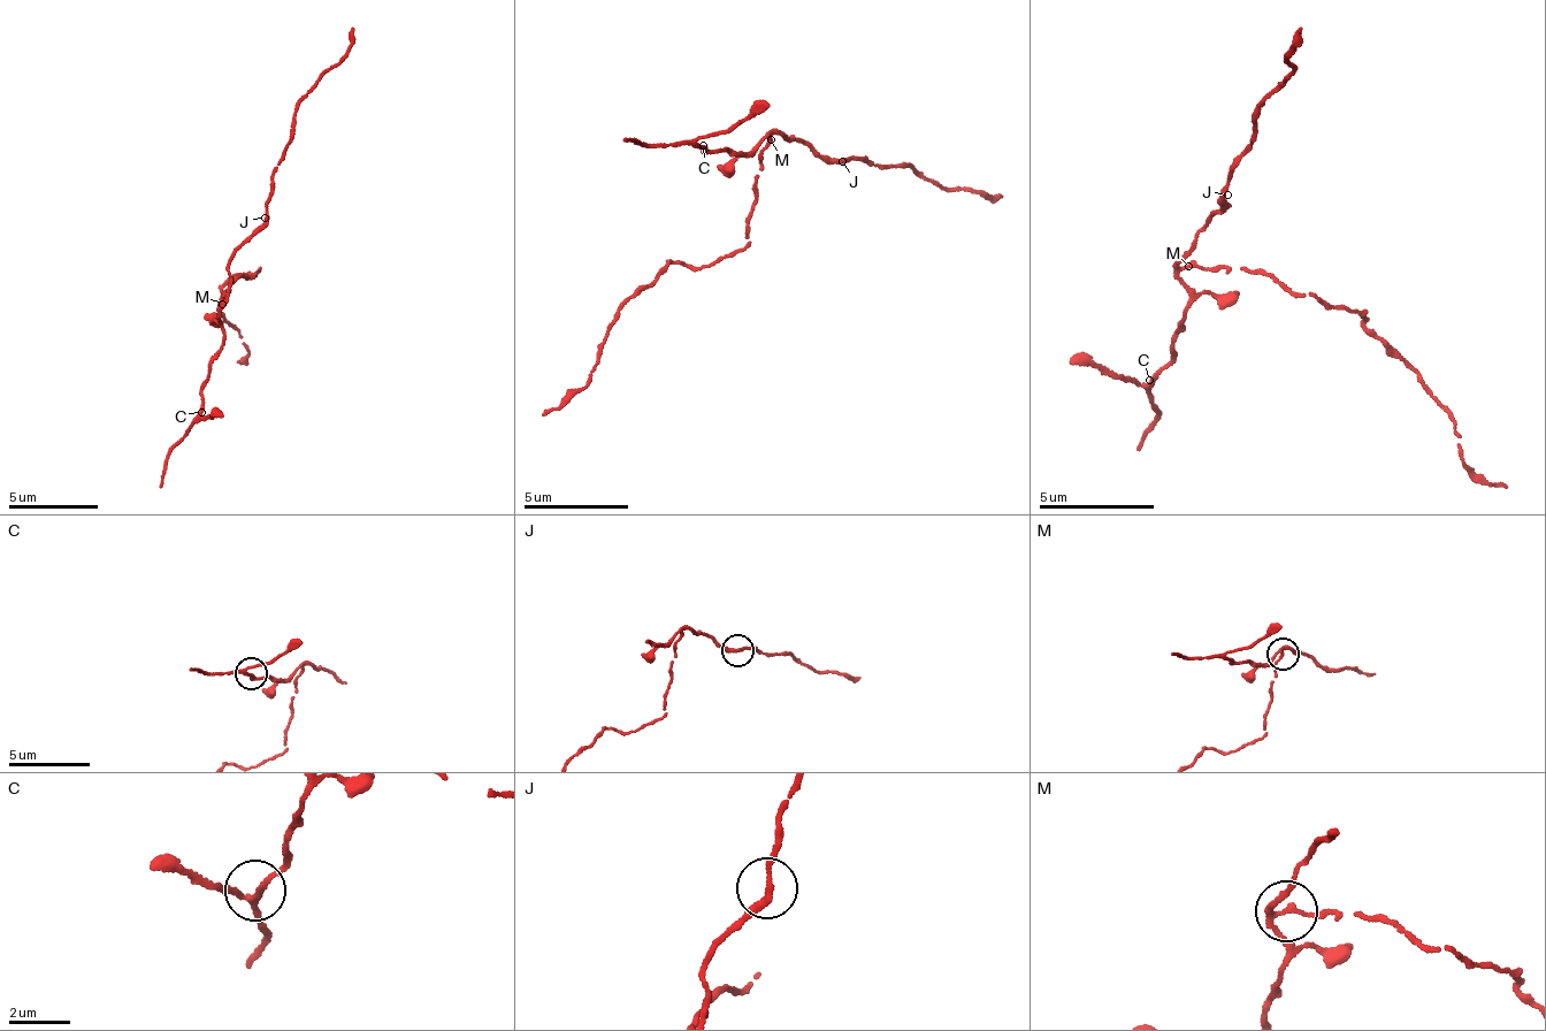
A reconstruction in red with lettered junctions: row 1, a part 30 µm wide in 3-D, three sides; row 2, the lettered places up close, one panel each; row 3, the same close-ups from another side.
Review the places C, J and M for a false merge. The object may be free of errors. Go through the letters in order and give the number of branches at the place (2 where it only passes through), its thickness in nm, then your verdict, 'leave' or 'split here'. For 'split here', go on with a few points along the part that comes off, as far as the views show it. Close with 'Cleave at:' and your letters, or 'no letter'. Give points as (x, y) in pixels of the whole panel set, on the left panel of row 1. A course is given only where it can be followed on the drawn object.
C: 3 | 150 nm | leave
J: 2 | 200 nm | leave
M: 3 | 150 nm | leave
Cleave at: no letter

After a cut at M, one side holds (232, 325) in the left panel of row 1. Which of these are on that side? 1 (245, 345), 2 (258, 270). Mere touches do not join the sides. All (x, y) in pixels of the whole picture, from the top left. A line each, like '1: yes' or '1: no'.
1: yes
2: yes

